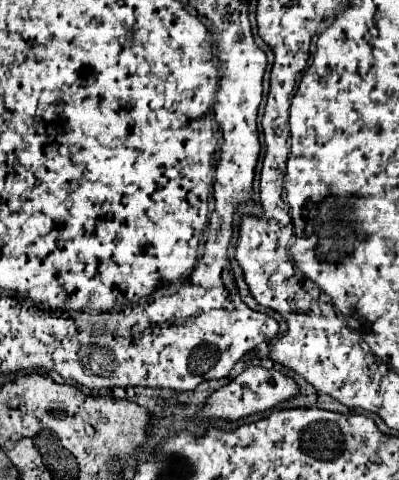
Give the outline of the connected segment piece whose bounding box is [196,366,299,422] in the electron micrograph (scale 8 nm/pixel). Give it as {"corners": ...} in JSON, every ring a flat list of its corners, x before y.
{"corners":[[250,366,240,376,236,376,230,384,222,386,220,390,214,390,208,396,206,404,200,408,196,420,220,418,220,420,234,422,234,420,240,420,240,418,246,418,246,416,252,416,252,414,264,413,280,402,294,398,298,392,299,387,290,376,284,376,282,372,278,372,274,368,266,370,262,366]]}

